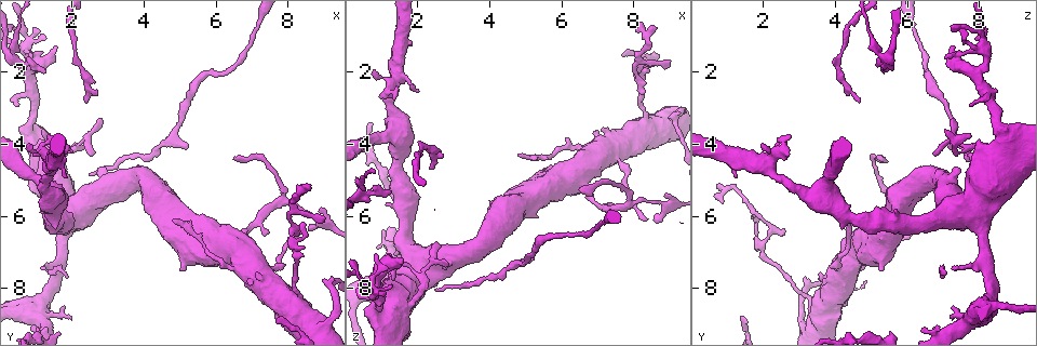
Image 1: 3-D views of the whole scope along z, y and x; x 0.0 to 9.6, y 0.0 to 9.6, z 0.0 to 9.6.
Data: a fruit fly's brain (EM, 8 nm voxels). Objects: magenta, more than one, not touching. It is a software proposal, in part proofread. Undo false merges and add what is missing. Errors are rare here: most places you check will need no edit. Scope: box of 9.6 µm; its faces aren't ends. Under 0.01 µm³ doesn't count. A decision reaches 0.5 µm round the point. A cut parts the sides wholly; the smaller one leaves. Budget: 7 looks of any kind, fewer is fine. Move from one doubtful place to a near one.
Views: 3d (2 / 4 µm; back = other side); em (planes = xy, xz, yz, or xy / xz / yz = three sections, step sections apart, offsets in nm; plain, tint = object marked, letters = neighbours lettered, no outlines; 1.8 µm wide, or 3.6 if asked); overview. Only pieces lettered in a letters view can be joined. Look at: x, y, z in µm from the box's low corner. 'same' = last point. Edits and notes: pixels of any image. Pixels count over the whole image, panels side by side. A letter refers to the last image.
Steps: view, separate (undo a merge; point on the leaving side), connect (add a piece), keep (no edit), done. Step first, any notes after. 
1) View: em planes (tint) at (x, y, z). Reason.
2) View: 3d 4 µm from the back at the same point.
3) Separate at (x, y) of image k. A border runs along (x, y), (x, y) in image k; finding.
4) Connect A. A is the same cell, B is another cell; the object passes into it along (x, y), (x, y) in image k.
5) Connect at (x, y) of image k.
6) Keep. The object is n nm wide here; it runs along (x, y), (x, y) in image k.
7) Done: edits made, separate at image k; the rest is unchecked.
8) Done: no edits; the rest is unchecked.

View: 3d 4 µm at (1.30, 2.00, 5.25). Free end.

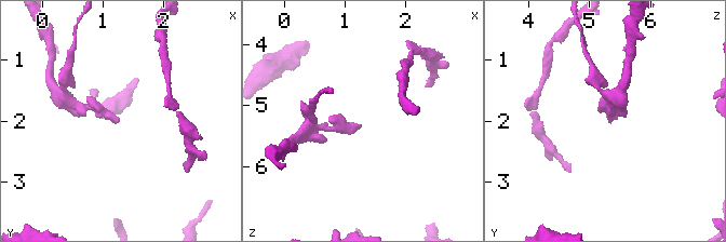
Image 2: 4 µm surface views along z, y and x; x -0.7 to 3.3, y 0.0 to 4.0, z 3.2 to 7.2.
View: em yz step 4 (letters) at (1.30, 1.95, 5.25).

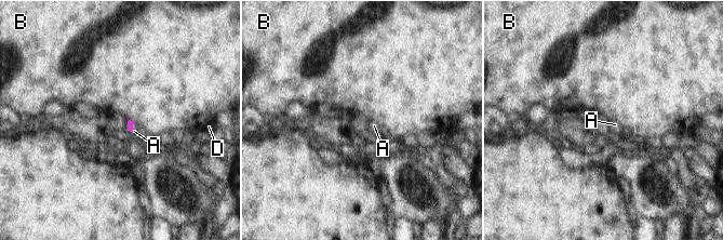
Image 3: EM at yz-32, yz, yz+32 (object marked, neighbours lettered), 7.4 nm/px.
View: em planes (letters) at the same point.

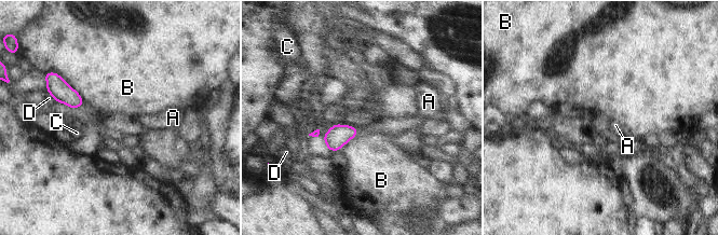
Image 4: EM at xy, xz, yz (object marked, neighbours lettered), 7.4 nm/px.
Connect A. A is the same cell, B, C and D are other cells; the object passes into it along (337, 136), (357, 132), (387, 126) in image 4; the neuron continues.

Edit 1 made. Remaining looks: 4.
View: em 3.6 µm planes (tint) at (0.70, 1.30, 8.15). Calibre changes.

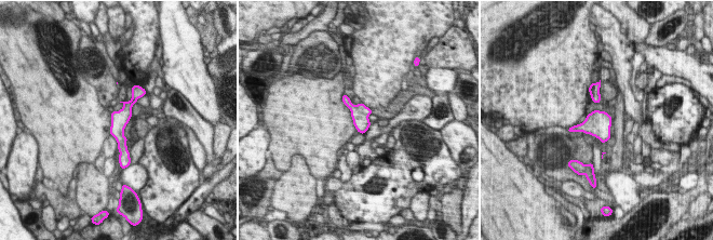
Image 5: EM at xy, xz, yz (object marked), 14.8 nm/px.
View: em 3.6 µm planes (letters) at the same point. What lies round it.

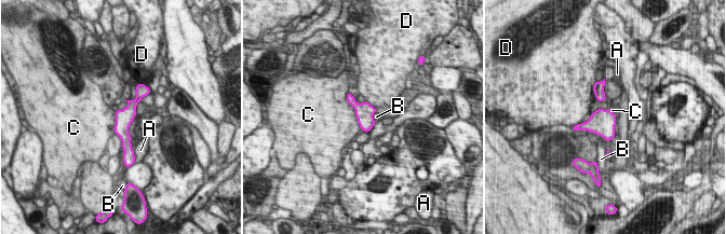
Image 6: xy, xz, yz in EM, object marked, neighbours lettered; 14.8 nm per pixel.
Keep. The object is 260 nm wide here; A, B, C and D are other cells; it runs along (138, 95), (123, 119), (128, 150) in image 6; continuous, no second neuron.

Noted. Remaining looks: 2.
Done: edits made, connect at image 4; the rest is unchecked.

